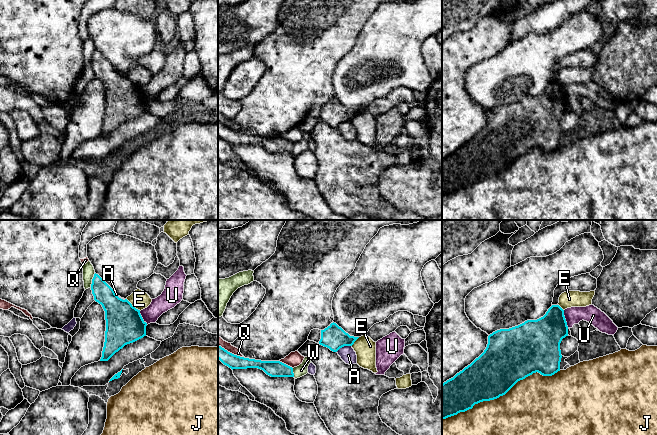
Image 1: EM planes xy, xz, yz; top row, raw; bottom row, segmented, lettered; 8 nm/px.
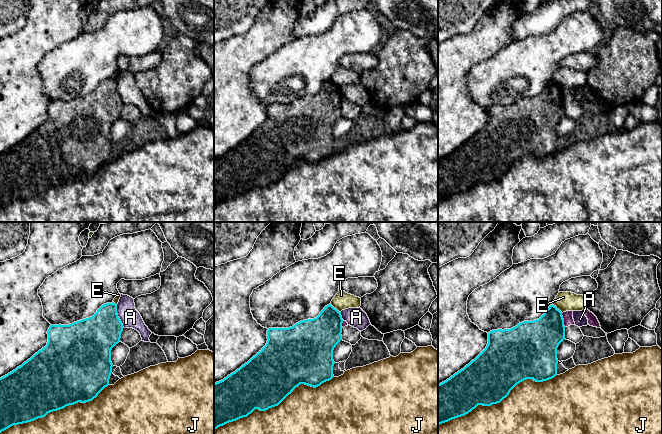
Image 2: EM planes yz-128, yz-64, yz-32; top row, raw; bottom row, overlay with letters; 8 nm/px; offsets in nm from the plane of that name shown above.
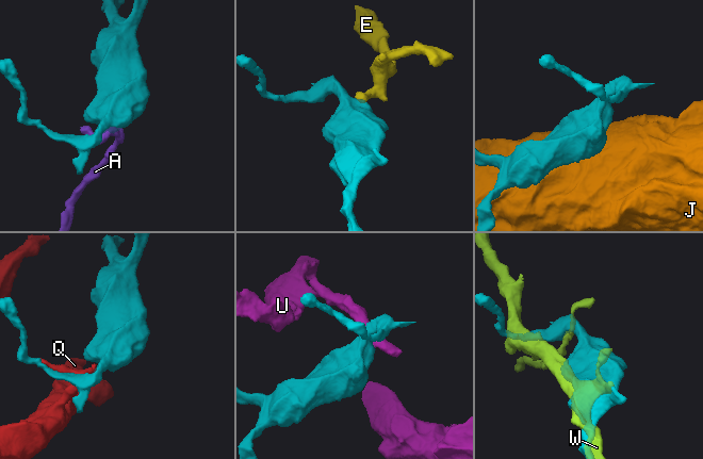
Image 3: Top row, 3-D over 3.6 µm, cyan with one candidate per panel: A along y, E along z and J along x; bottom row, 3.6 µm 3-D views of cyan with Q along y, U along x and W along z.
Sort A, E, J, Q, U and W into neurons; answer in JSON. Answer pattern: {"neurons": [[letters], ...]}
{"neurons": [["A"], ["E"], ["J"], ["Q"], ["U"], ["W"]]}

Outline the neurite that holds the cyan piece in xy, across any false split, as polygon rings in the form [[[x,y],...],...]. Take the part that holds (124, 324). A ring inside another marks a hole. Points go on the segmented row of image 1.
[[[94,274],[91,284],[94,300],[105,311],[105,342],[100,361],[108,361],[125,345],[146,336],[147,323],[140,310],[127,300],[119,298],[114,290],[98,275]]]

